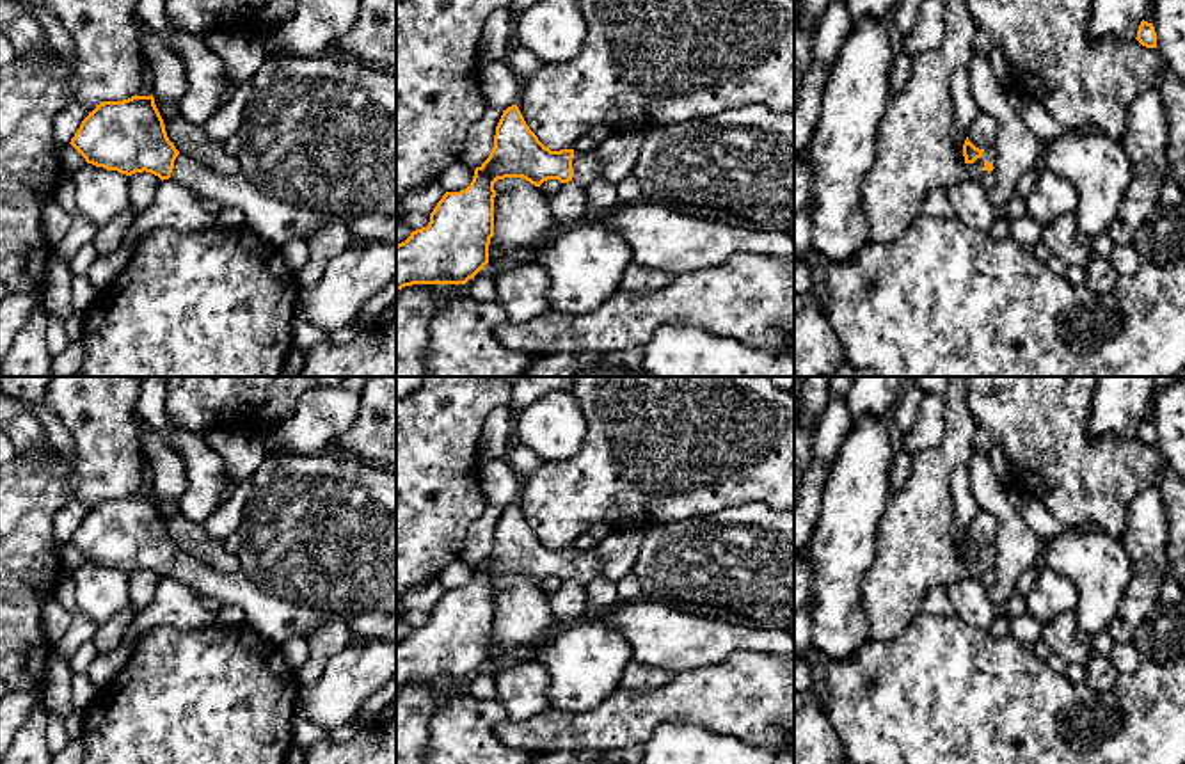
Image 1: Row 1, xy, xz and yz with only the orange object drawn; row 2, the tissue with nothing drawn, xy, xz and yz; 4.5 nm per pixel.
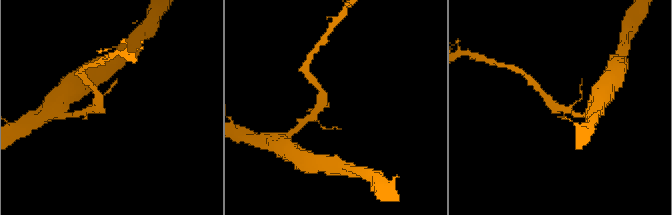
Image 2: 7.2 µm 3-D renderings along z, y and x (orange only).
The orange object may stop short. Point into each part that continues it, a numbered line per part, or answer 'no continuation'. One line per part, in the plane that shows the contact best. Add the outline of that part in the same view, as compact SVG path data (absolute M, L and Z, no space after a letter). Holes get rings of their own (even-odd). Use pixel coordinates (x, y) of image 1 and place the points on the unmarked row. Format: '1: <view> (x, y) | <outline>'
1: xz (587, 565) | M574 549L572 567L572 579L581 583L583 586L586 586L597 576L600 576L600 560L593 553L593 549Z

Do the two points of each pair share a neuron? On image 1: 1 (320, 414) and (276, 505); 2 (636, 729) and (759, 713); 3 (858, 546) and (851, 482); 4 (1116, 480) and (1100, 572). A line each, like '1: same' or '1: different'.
1: different
2: same
3: same
4: different

